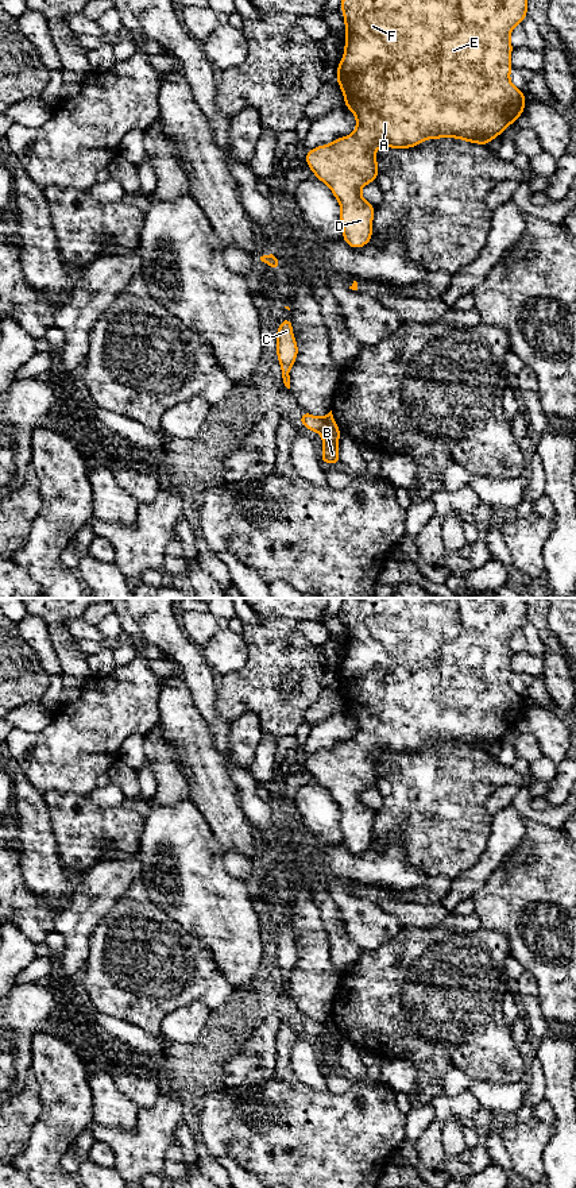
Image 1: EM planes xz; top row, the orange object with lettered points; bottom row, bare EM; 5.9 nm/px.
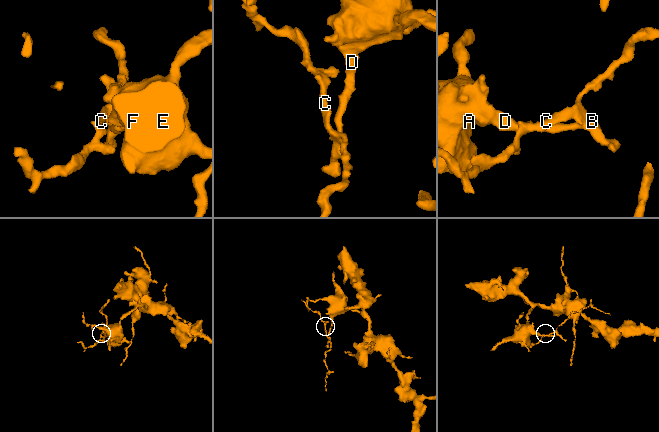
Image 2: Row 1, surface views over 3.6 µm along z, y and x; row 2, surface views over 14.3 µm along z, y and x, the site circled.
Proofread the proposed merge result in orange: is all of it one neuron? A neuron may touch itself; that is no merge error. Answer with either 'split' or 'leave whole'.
split

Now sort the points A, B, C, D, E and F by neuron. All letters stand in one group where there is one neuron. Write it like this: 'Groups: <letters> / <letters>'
Groups: A B D E F / C

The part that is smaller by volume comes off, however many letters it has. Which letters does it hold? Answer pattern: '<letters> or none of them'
C

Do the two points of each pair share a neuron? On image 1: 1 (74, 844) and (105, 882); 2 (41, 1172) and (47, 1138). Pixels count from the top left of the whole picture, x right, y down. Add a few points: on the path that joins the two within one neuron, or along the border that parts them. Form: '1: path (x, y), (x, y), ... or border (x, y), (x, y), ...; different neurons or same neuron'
1: border (124, 859), (103, 860), (85, 872); different neurons
2: path (41, 1164), (43, 1146); same neuron

